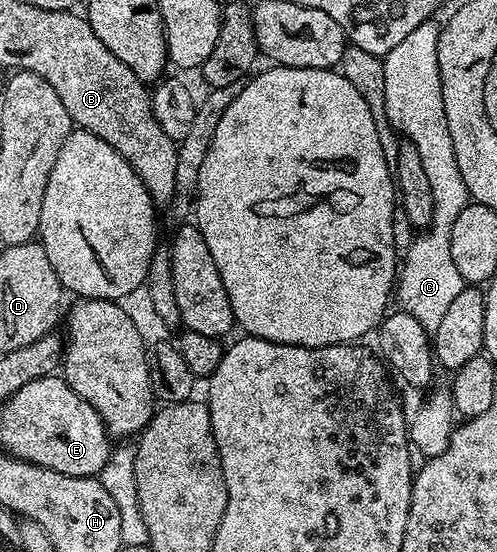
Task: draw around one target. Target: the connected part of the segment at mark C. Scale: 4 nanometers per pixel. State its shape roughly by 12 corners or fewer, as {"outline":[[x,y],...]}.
{"outline":[[437,18],[382,59],[384,109],[416,145],[432,221],[396,303],[433,333],[463,289],[452,224],[471,202],[444,117]]}

